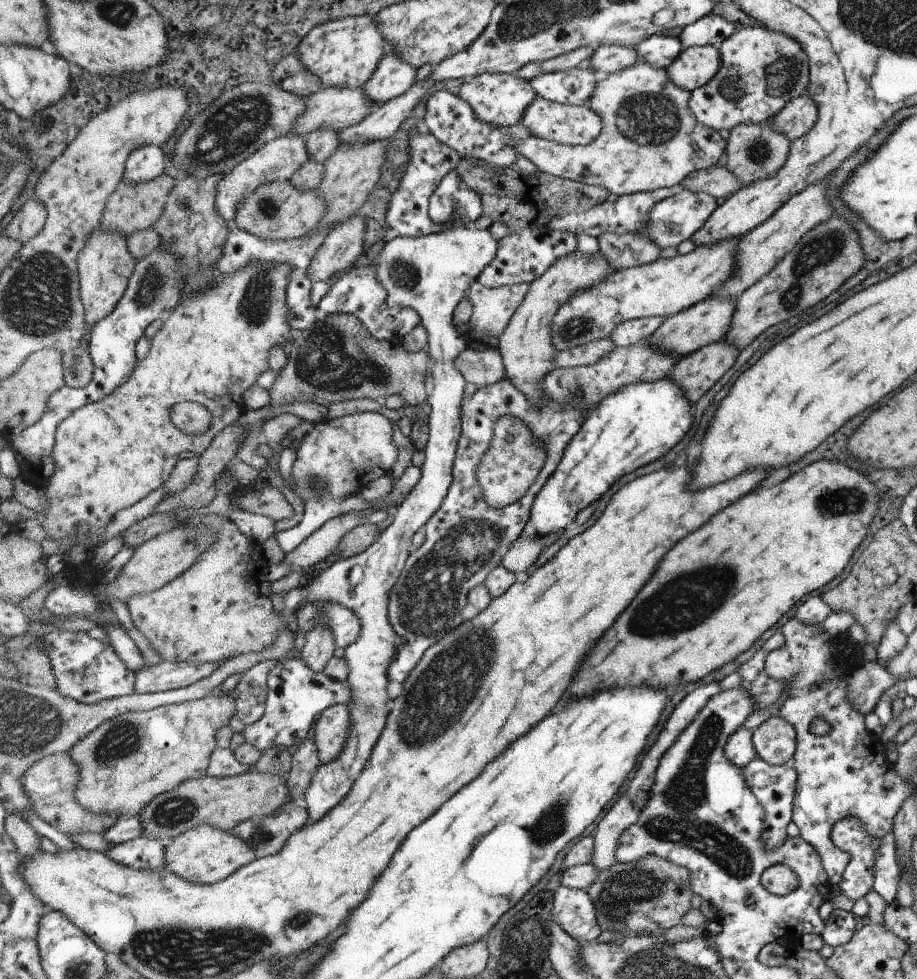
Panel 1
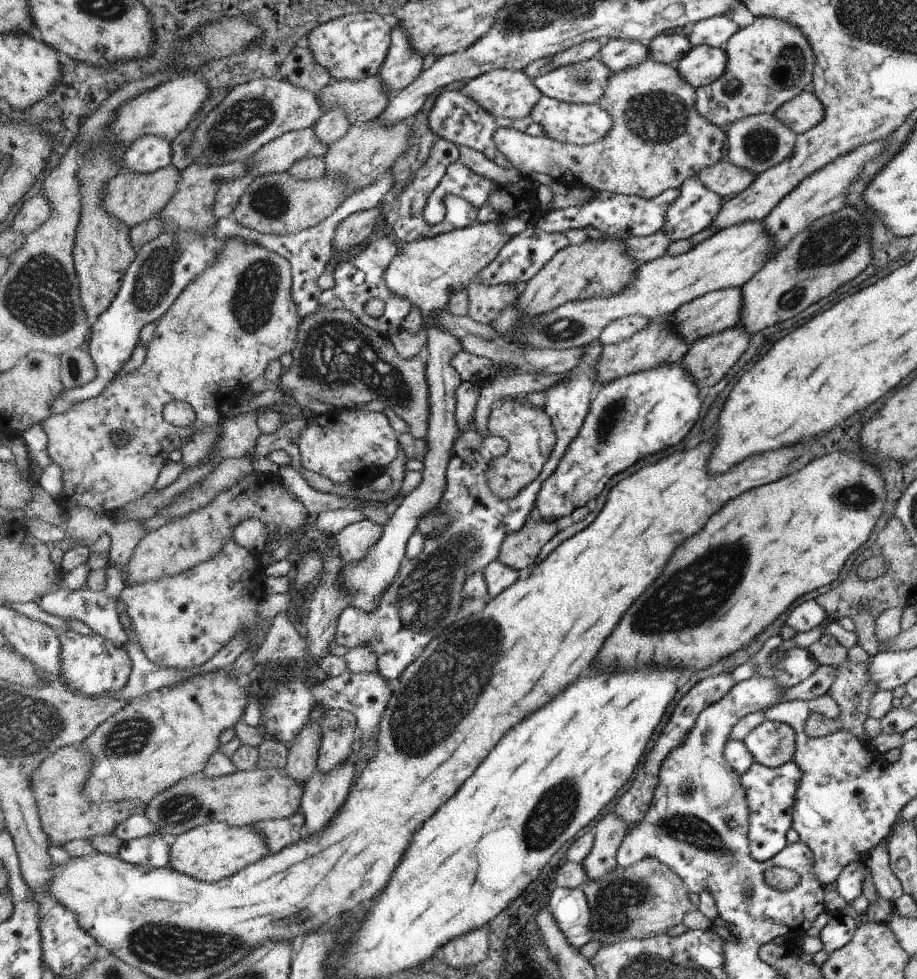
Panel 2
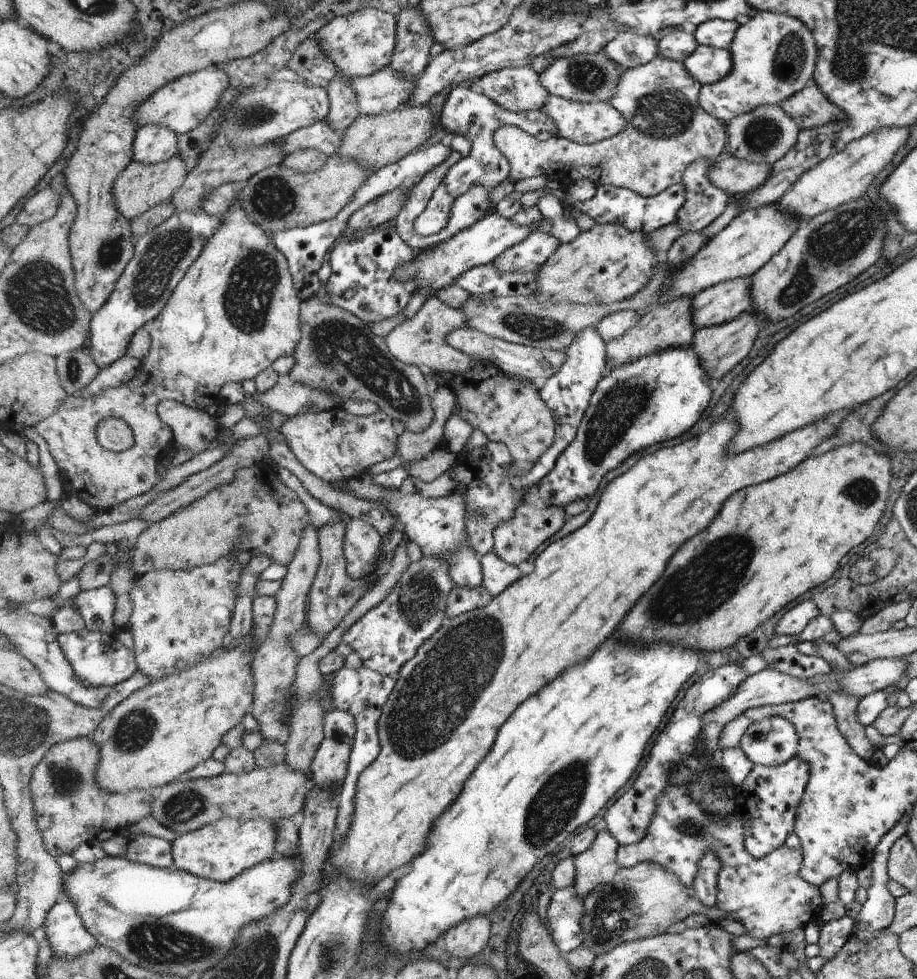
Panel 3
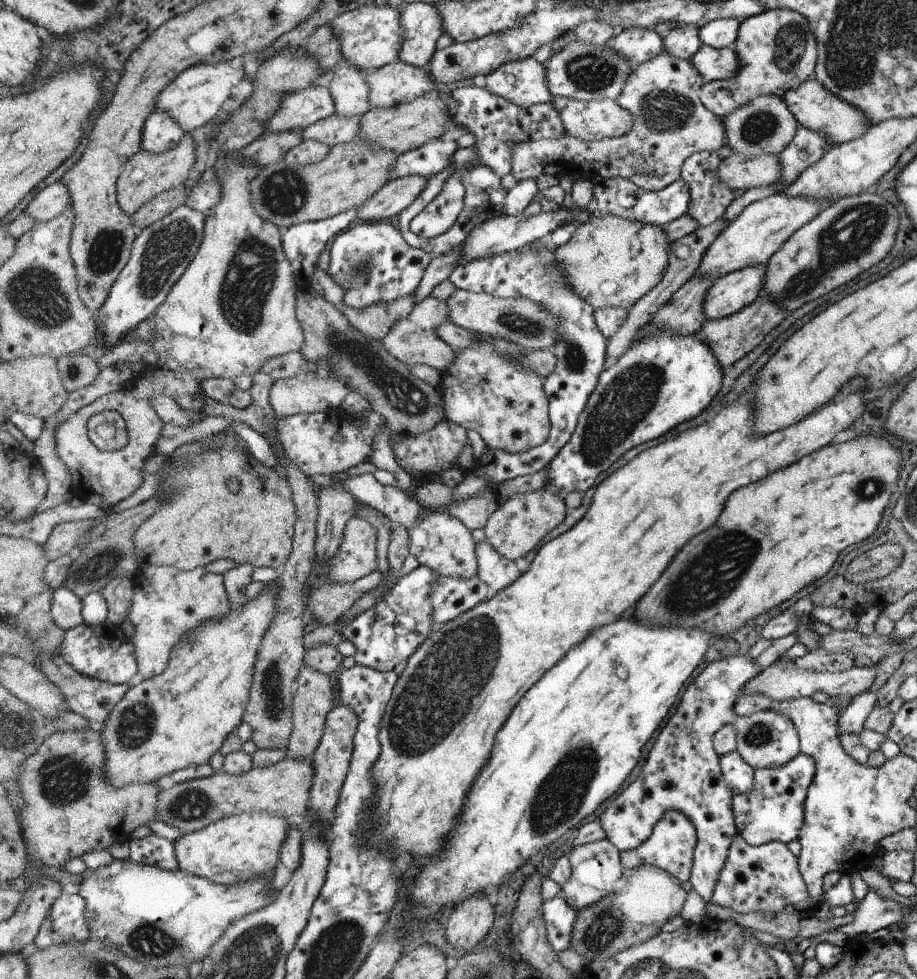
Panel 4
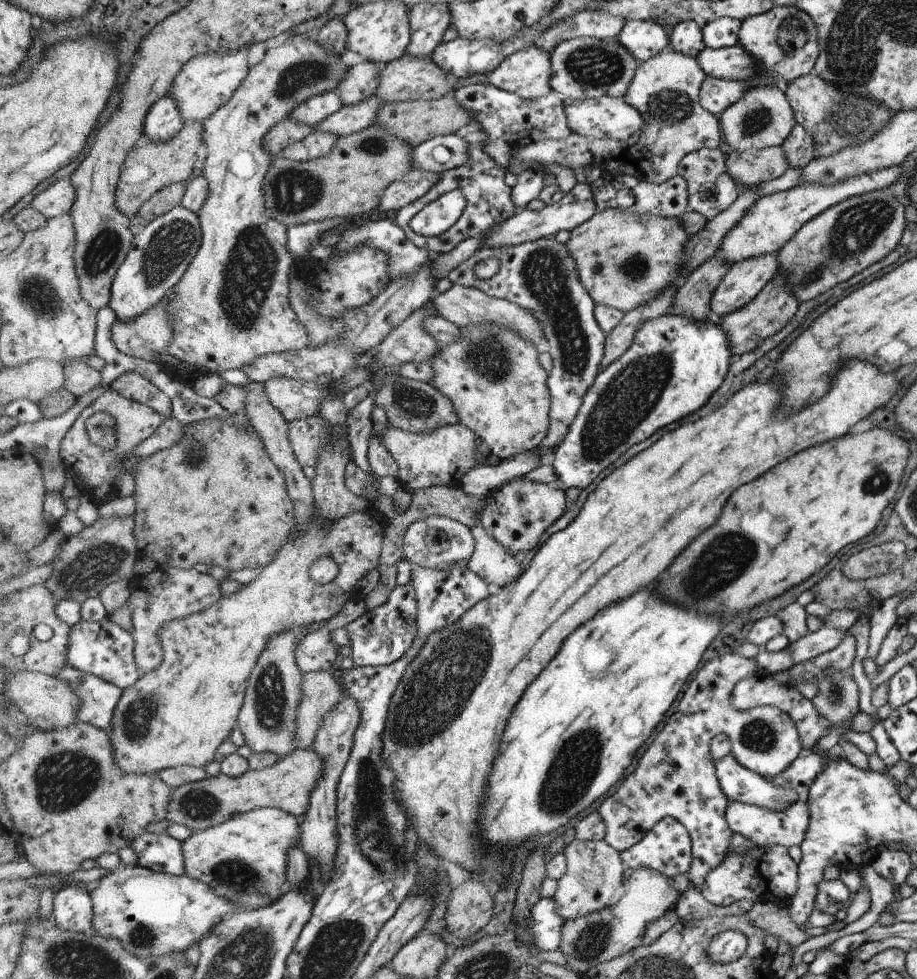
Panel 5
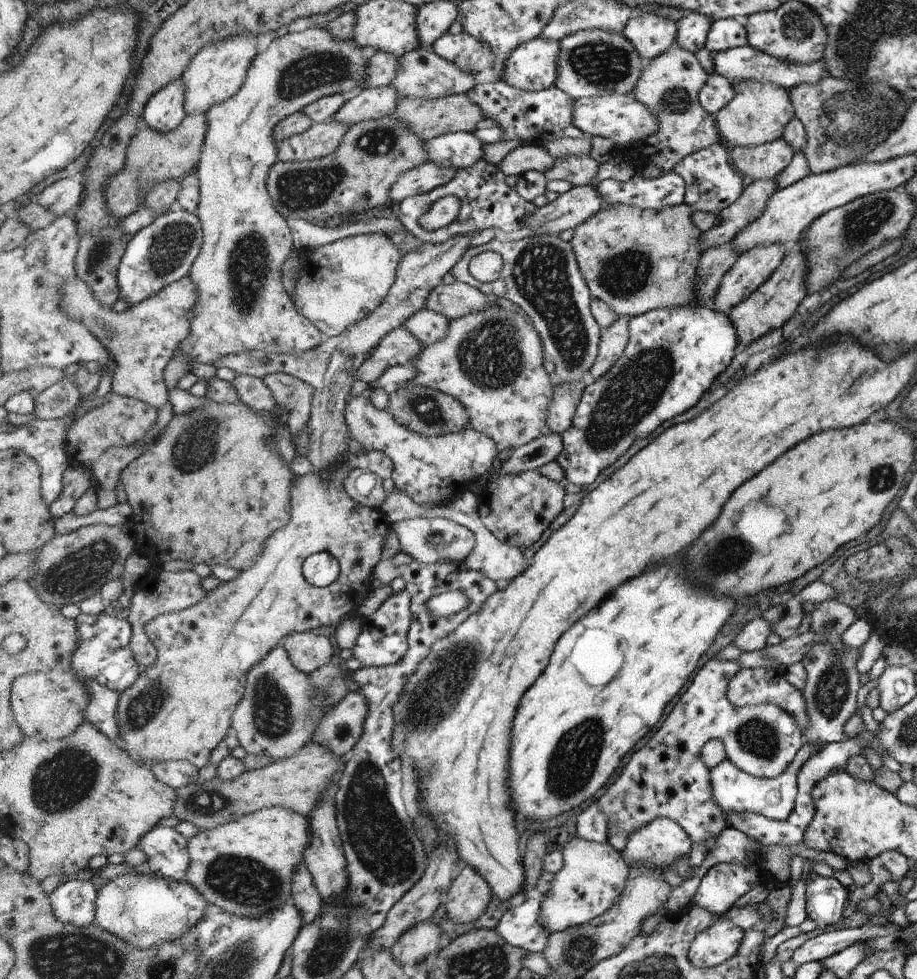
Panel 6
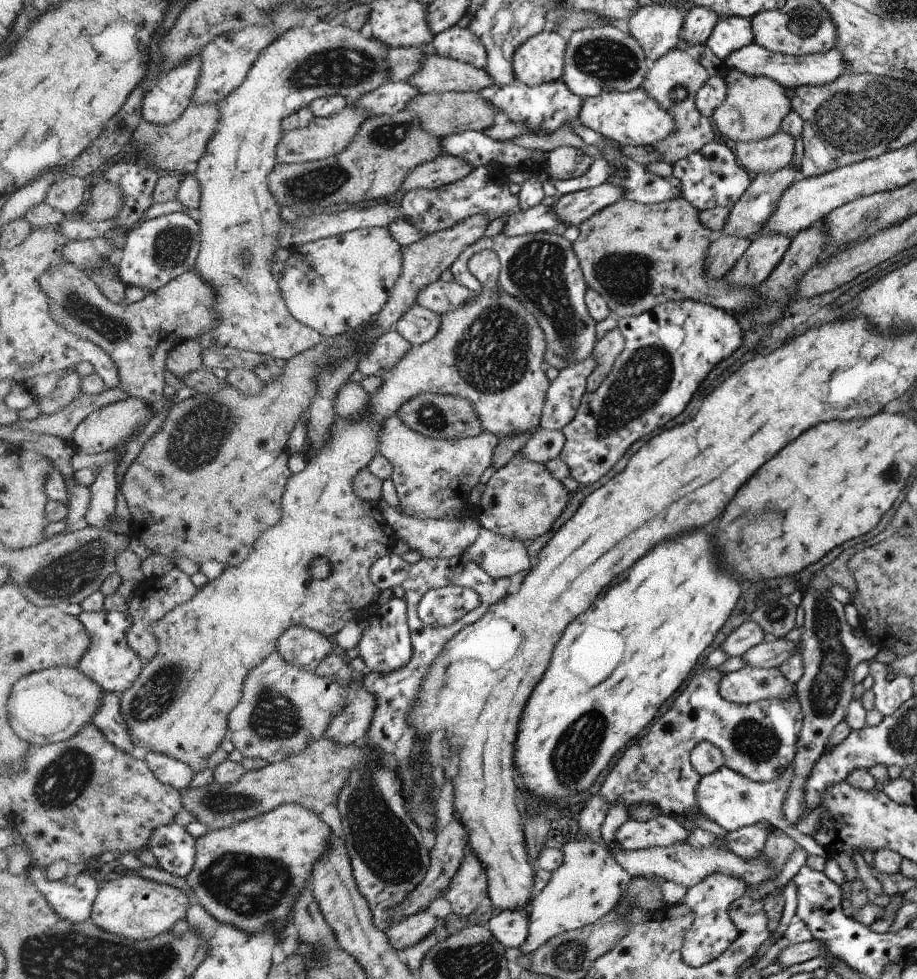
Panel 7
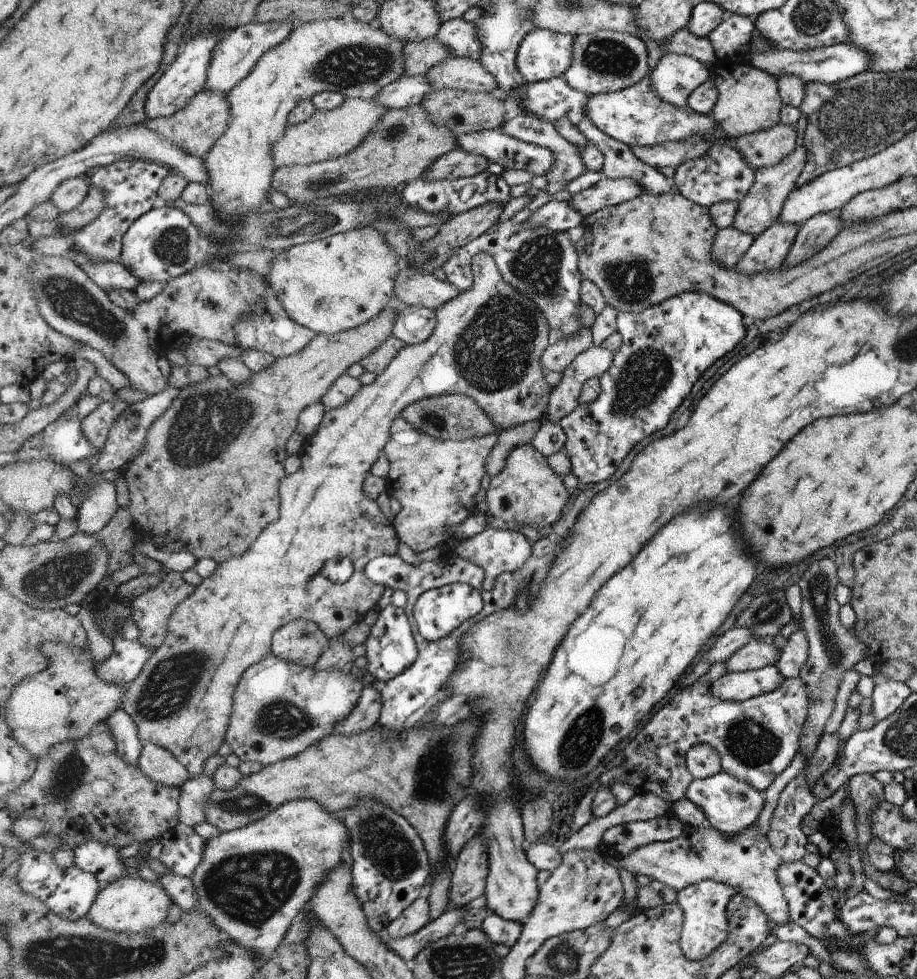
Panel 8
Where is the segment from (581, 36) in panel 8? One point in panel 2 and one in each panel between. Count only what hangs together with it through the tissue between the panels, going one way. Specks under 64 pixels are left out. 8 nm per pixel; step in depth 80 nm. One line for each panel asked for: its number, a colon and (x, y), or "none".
2: (585, 82)
3: (587, 78)
4: (583, 71)
5: (583, 67)
6: (592, 63)
7: (605, 57)

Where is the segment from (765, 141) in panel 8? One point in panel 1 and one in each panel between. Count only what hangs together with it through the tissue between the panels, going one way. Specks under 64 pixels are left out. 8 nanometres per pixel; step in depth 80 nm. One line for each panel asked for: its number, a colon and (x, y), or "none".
1: (720, 182)
2: (725, 178)
3: (736, 177)
4: (737, 172)
5: (750, 168)
6: (765, 162)
7: (769, 155)

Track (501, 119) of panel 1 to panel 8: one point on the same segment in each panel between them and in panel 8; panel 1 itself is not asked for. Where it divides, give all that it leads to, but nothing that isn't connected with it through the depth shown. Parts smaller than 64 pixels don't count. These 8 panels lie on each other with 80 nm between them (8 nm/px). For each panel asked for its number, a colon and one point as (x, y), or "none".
2: (511, 94)
3: (515, 89)
4: (523, 82)
5: (527, 73)
6: (533, 66)
7: (541, 59)
8: (542, 55)

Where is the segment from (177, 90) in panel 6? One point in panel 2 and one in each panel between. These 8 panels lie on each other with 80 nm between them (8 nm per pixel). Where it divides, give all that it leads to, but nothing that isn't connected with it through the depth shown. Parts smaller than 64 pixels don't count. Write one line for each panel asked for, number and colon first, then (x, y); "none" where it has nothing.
2: (149, 153)
3: (154, 144)
4: (161, 133)
5: (164, 122)

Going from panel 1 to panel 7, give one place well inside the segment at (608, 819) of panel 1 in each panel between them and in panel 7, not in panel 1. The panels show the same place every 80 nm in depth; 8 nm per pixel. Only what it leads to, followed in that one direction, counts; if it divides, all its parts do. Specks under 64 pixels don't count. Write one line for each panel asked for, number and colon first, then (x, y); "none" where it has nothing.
2: (609, 832)
3: (598, 865)
4: (596, 867)
5: (595, 875)
6: (594, 876)
7: (589, 885)

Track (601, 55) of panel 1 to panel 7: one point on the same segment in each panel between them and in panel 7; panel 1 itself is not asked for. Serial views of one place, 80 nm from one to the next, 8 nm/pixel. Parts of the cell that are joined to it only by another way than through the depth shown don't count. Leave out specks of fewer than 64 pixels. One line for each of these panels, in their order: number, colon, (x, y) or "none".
2: (617, 54)
3: (628, 49)
4: (637, 45)
5: (643, 40)
6: (651, 34)
7: (657, 28)

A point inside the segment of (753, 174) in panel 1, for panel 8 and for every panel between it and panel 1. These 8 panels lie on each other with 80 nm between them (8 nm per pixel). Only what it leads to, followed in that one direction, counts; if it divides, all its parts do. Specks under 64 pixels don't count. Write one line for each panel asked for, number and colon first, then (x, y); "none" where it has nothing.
2: (758, 143)
3: (765, 135)
4: (765, 126)
5: (763, 118)
6: (758, 113)
7: (755, 106)
8: (749, 102)

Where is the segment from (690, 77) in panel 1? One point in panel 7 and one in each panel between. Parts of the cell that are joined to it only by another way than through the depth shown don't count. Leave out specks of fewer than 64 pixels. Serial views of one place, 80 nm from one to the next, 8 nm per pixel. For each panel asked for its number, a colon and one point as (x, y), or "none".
2: (701, 65)
3: (707, 64)
4: (713, 64)
5: (733, 63)
6: (743, 63)
7: (814, 69)

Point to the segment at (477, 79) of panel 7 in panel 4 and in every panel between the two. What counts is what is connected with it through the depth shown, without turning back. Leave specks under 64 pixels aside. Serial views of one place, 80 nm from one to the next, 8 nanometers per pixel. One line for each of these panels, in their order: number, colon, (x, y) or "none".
4: (397, 82)
5: (406, 79)
6: (421, 73)

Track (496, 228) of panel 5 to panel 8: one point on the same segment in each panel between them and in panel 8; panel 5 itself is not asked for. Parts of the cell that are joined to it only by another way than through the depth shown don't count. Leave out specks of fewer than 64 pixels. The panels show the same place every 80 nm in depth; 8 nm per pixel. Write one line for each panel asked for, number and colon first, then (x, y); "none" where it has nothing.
6: (574, 207)
7: (572, 209)
8: (607, 192)

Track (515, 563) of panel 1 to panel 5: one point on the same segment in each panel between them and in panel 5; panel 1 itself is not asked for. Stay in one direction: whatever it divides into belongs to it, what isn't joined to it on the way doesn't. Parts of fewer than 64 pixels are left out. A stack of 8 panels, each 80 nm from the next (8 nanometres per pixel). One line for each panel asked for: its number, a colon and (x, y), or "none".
2: (520, 549)
3: (516, 540)
4: (519, 525)
5: (517, 514)

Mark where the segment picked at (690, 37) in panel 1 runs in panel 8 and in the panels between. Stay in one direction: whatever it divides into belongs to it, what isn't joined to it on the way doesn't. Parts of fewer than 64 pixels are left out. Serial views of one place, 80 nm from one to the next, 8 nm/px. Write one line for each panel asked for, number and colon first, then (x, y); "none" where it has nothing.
2: (715, 31)
3: (719, 33)
4: (720, 33)
5: (725, 32)
6: (723, 34)
7: (730, 34)
8: (734, 31)

